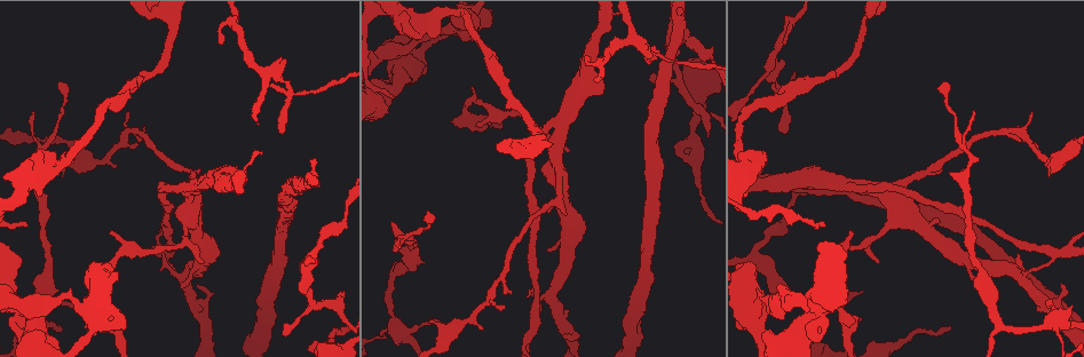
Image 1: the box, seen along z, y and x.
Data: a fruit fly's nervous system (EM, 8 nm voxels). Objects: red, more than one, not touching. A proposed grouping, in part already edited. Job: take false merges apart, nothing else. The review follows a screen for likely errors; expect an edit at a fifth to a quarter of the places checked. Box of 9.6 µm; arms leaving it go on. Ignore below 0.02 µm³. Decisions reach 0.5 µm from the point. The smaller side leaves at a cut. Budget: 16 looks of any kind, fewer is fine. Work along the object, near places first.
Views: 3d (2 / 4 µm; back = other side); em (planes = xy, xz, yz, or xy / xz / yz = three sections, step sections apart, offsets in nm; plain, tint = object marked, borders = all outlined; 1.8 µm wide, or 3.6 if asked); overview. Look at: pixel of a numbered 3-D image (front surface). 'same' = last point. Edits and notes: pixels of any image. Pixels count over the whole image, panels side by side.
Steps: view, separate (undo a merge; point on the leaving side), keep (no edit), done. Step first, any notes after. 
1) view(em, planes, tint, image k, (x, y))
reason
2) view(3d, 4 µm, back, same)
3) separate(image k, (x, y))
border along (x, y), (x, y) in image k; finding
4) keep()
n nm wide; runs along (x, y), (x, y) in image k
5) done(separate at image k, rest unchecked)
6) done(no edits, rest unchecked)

view(3d, 4 µm, image 1, (841, 310))
thick turns thin

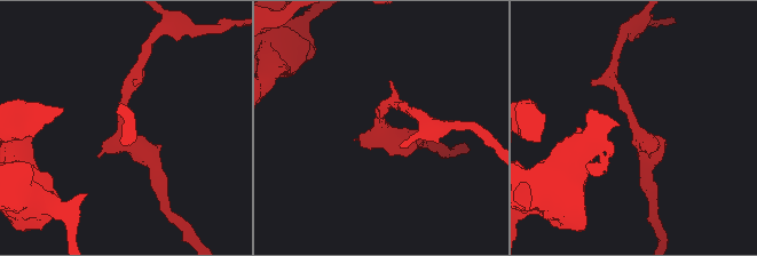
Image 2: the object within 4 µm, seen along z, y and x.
view(em, planes, tint, image 2, (634, 126))
arms of 160, 300 nm

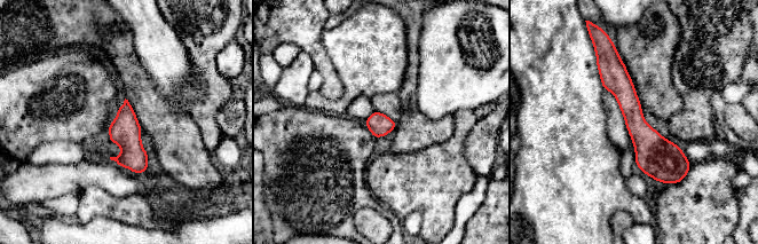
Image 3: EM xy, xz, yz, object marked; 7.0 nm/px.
keep()
160 nm wide; all the same neuron

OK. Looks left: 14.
view(em, 3.6 µm, planes, tint, image 1, (814, 332))
abrupt turn

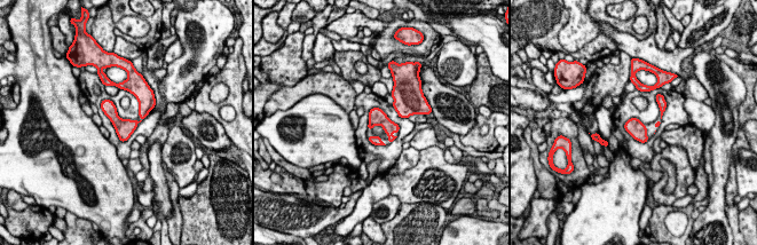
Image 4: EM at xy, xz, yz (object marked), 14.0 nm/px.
keep()
220 nm wide; runs along (135, 92), (142, 118), (123, 137) in image 4; continuous, no second neuron

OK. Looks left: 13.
view(em, planes, tint, image 1, (395, 273))
three-way junction

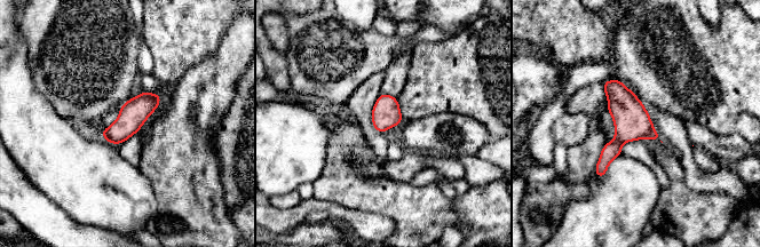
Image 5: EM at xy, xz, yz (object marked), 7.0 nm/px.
keep()
190 nm wide; one neuron here

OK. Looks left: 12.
view(em, xy, step 4, tint, image 1, (169, 257))
three arms meet

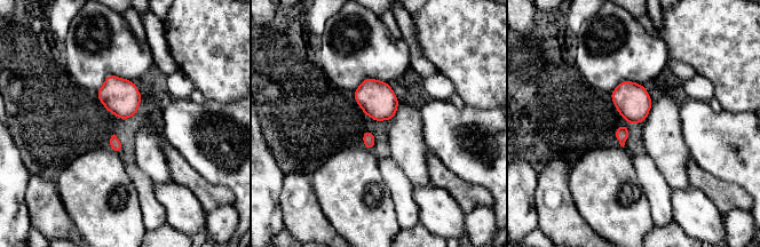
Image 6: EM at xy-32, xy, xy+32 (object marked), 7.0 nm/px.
view(em, planes, tint, same)

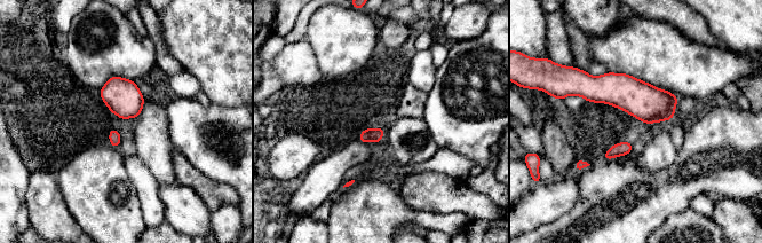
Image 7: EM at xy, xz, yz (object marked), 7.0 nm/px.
separate(image 7, (378, 133))
the part that leaves runs along (579, 86), (620, 89), (672, 114) in image 7; two neurons meet here

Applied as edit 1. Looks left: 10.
view(overview)

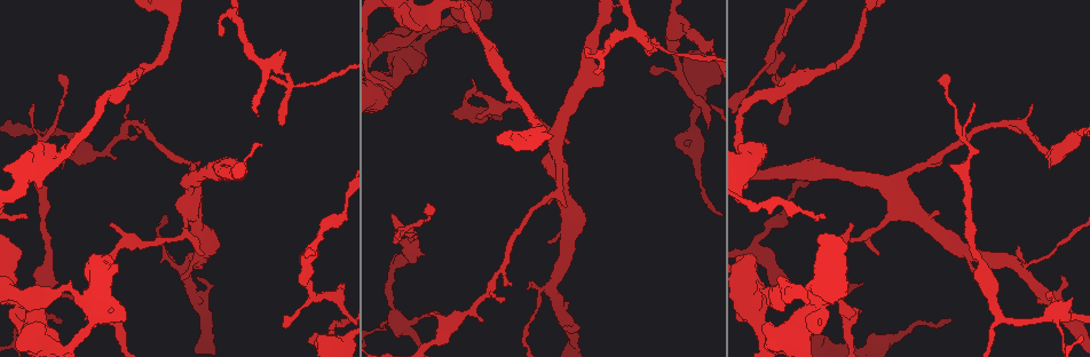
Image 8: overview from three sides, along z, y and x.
view(em, xy, step 16, borders, image 8, (559, 156))

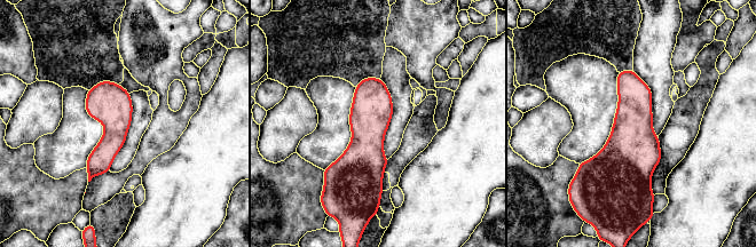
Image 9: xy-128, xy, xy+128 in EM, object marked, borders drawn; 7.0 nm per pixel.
keep()
260 nm wide; one neuron here

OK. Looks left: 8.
view(em, planes, tint, image 8, (490, 45))

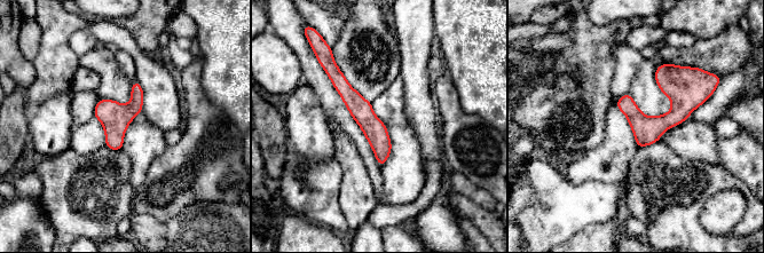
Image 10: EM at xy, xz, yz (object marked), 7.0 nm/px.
keep()
160 nm wide; runs along (336, 72), (377, 134), (382, 160) in image 10; continuous, no second neuron

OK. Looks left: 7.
done(separate at image 7, rest unchecked)

